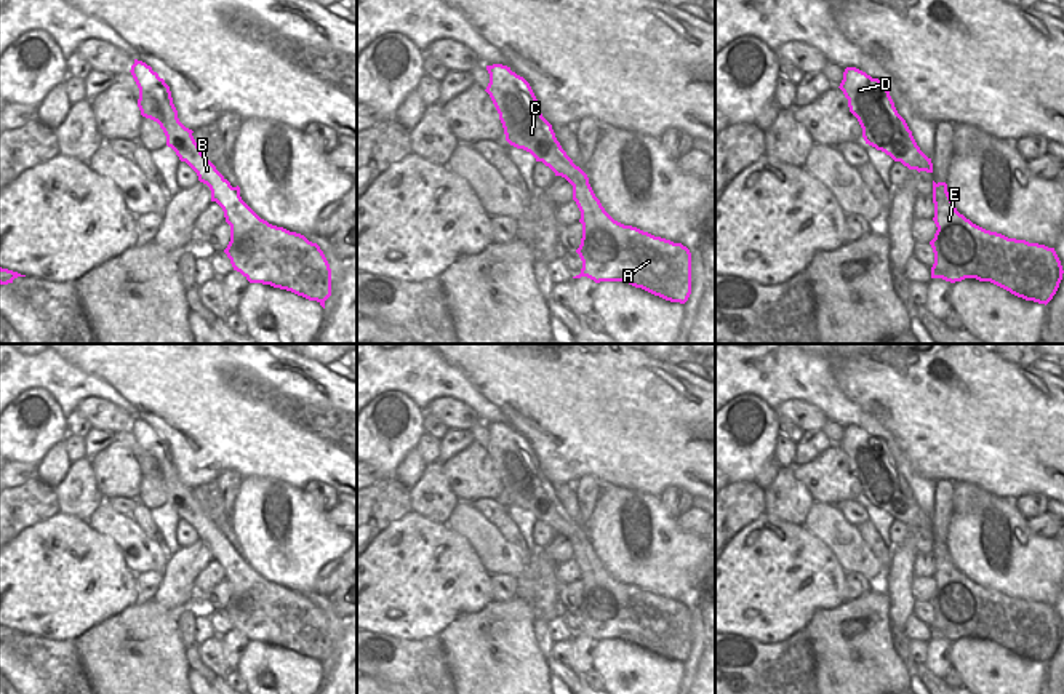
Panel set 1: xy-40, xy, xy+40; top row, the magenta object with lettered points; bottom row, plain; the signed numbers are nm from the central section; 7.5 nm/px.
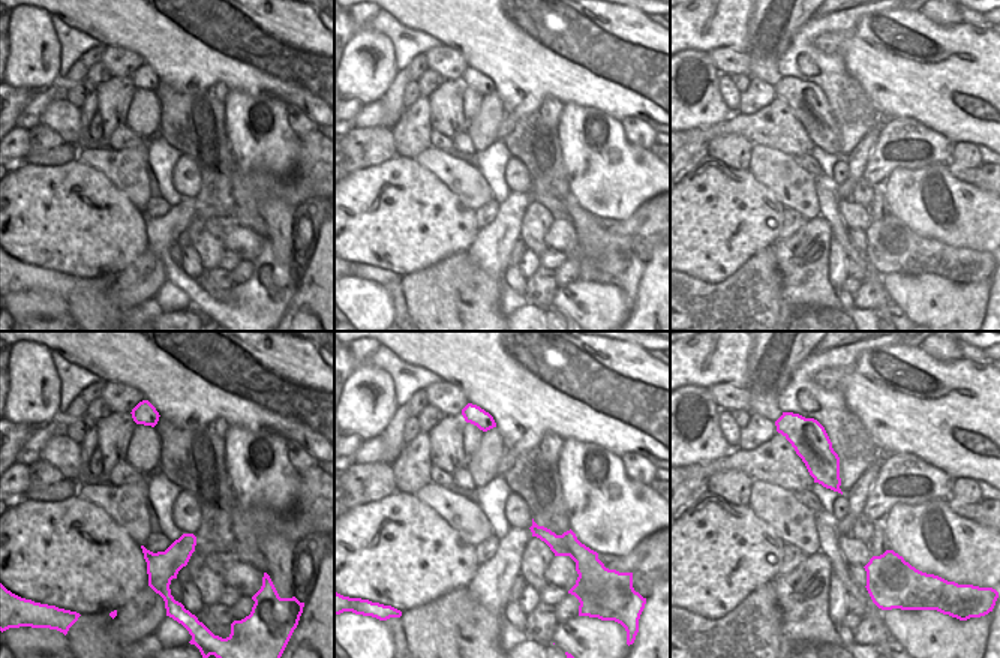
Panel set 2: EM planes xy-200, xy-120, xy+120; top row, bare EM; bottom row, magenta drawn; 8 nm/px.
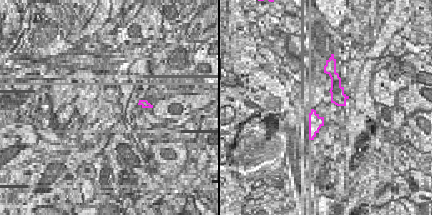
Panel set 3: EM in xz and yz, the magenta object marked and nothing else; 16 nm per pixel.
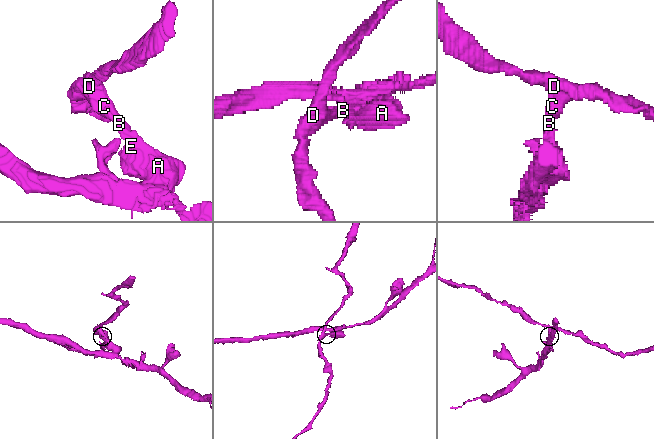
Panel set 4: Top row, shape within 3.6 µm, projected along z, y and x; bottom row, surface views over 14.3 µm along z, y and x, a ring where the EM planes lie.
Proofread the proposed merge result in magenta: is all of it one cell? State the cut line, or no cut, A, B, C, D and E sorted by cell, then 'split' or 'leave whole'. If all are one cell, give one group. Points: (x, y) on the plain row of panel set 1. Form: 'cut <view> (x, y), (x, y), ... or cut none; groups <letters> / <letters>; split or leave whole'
cut xy-40 (226, 538), (216, 546), (216, 560); groups A E / B C D; split

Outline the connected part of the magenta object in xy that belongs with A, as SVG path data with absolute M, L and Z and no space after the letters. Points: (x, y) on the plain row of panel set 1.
M589 536L581 544L574 544L573 558L581 569L579 580L582 582L582 596L576 608L582 627L573 636L587 635L595 641L624 640L670 660L685 662L688 659L691 652L691 611L686 604L614 579L595 555Z

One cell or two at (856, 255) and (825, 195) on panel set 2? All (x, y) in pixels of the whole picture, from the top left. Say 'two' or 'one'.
one

